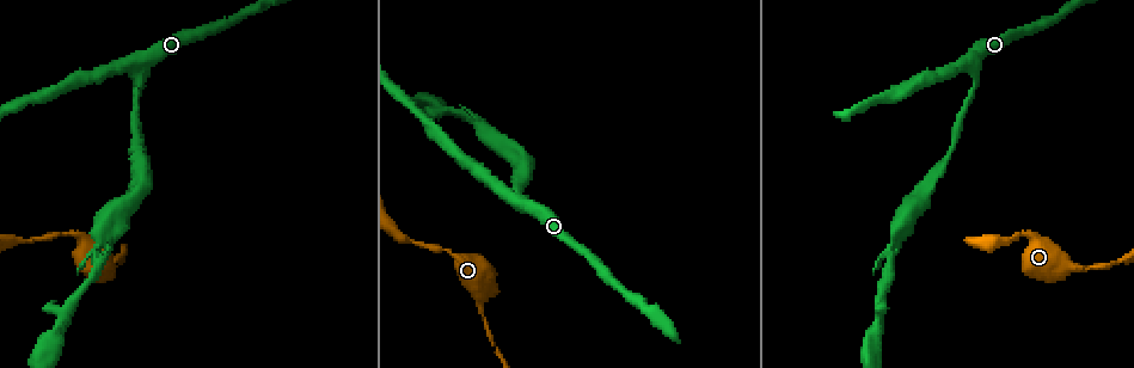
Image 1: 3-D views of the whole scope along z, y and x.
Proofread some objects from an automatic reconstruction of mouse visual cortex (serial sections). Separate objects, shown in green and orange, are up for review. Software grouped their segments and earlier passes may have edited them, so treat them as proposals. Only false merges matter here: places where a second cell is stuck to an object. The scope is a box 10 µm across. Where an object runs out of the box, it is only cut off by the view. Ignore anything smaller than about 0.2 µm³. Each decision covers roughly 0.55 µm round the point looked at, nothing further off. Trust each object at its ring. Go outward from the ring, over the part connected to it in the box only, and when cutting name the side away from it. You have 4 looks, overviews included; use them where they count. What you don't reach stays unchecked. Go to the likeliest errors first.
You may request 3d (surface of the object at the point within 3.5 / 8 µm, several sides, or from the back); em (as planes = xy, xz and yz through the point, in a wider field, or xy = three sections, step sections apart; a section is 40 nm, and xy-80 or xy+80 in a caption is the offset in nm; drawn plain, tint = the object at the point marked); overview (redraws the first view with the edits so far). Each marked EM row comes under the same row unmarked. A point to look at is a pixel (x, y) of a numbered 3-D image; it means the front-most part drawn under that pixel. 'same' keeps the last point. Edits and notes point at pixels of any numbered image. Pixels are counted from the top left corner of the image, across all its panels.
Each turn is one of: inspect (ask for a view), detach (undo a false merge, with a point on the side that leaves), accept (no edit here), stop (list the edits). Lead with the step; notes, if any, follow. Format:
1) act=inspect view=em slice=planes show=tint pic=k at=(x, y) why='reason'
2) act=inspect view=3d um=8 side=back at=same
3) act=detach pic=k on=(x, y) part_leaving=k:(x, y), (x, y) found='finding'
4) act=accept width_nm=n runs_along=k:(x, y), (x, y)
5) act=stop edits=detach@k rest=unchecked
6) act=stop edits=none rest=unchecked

act=inspect view=3d um=3.5 pic=1 at=(523, 204)

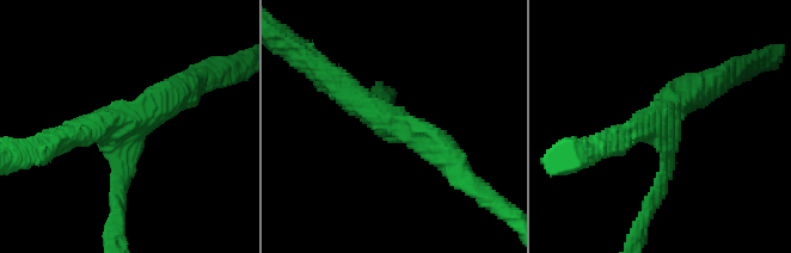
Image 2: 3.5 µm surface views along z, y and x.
act=inspect view=em slice=xy step=1 show=tint pic=2 at=(122, 126) arms=3 arm_widths_nm=150,300,400

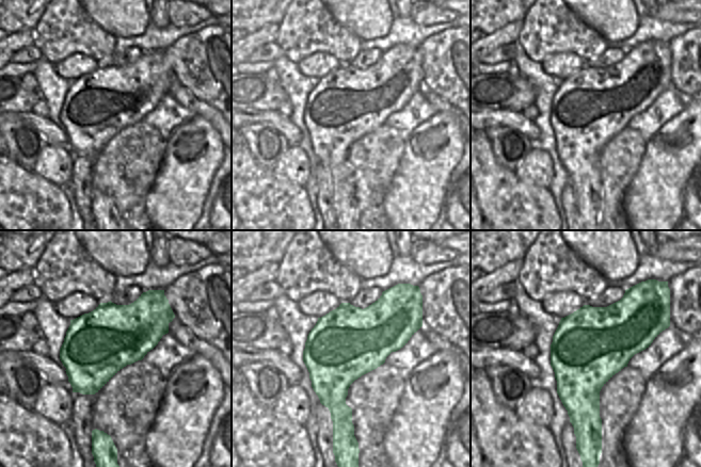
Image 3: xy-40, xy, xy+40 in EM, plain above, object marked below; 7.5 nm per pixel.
act=accept width_nm=550 runs_along=2:(183, 88), (117, 133), (117, 202) found='one cell here'

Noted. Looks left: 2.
act=inspect view=3d um=3.5 pic=1 at=(478, 306) why='calibre changes'

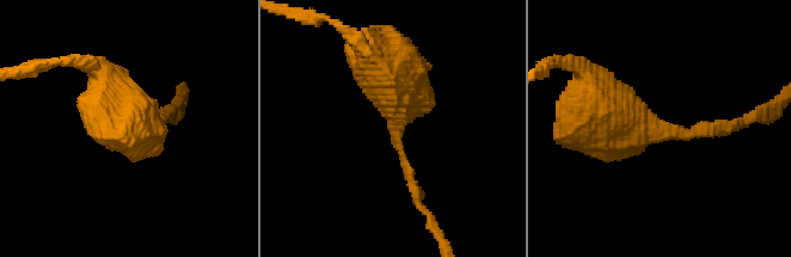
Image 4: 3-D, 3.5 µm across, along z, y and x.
act=inspect view=em slice=xy step=3 show=tint pic=4 at=(396, 133)

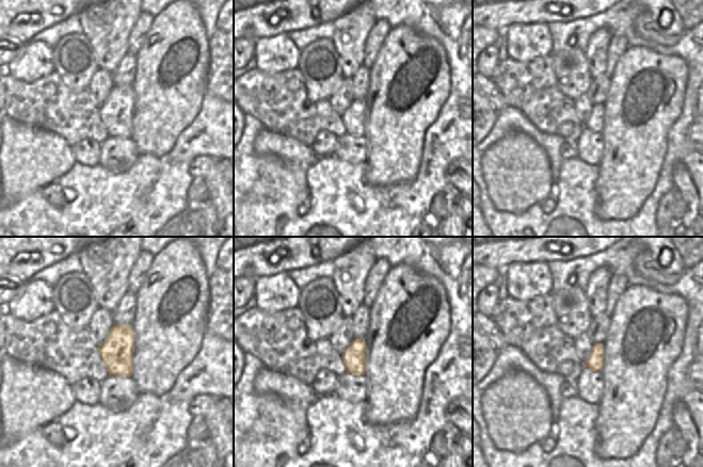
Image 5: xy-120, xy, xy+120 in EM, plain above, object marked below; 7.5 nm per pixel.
act=accept arm_widths_nm=150,700 runs_along=4:(375, 60), (397, 78), (397, 146), (418, 203) found='all the same cell'

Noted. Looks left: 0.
act=stop edits=none rest=unchecked

